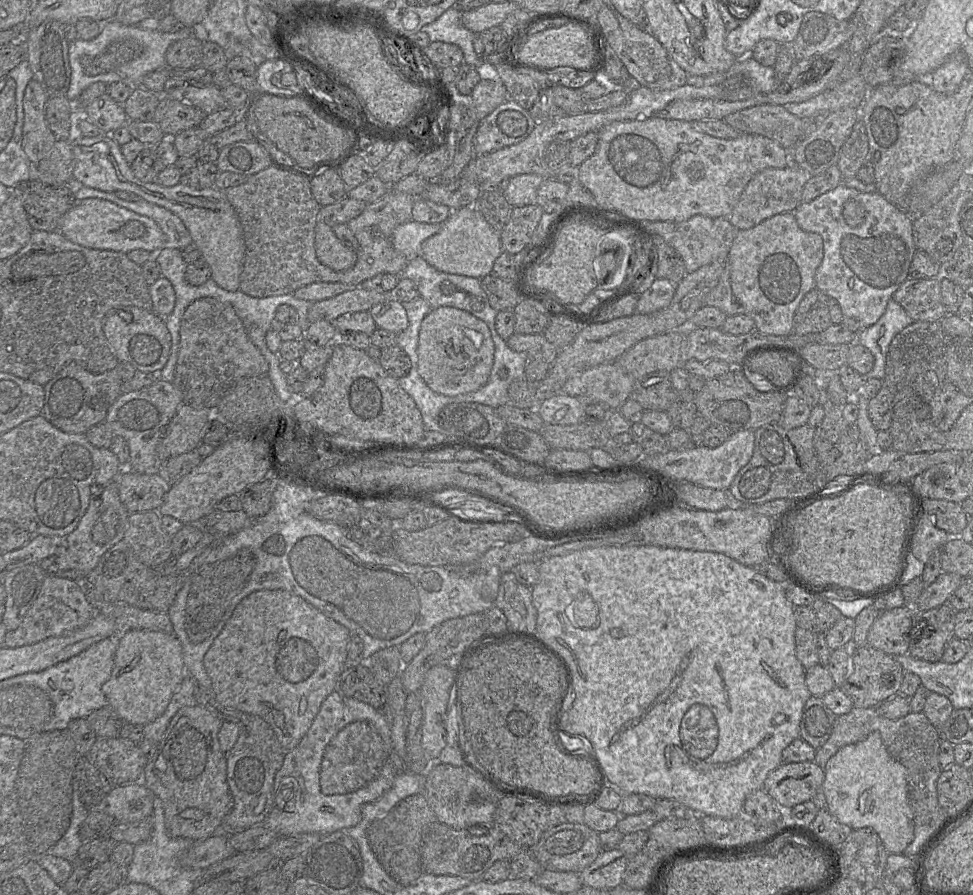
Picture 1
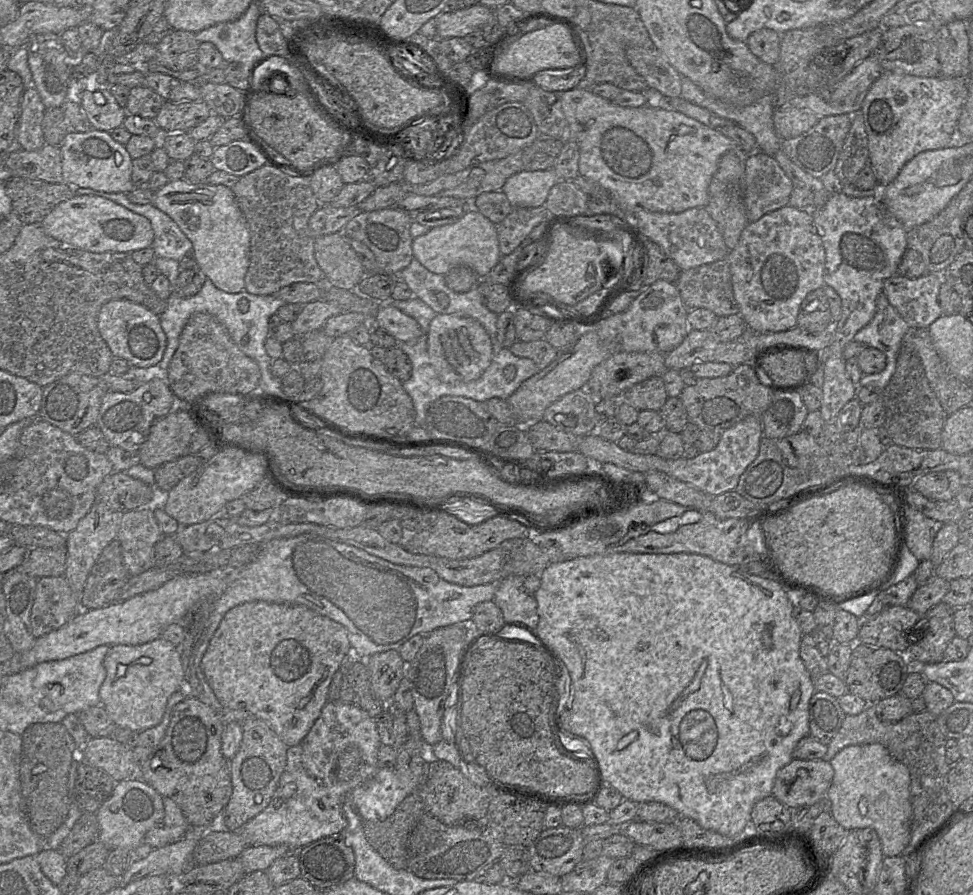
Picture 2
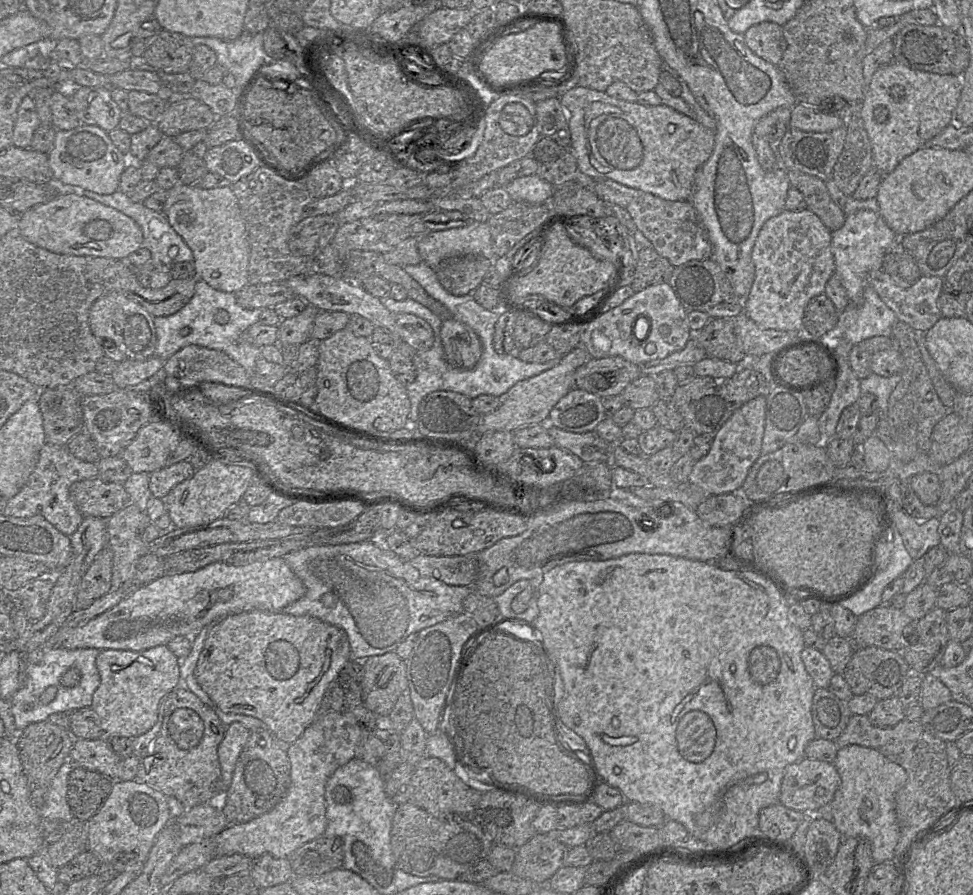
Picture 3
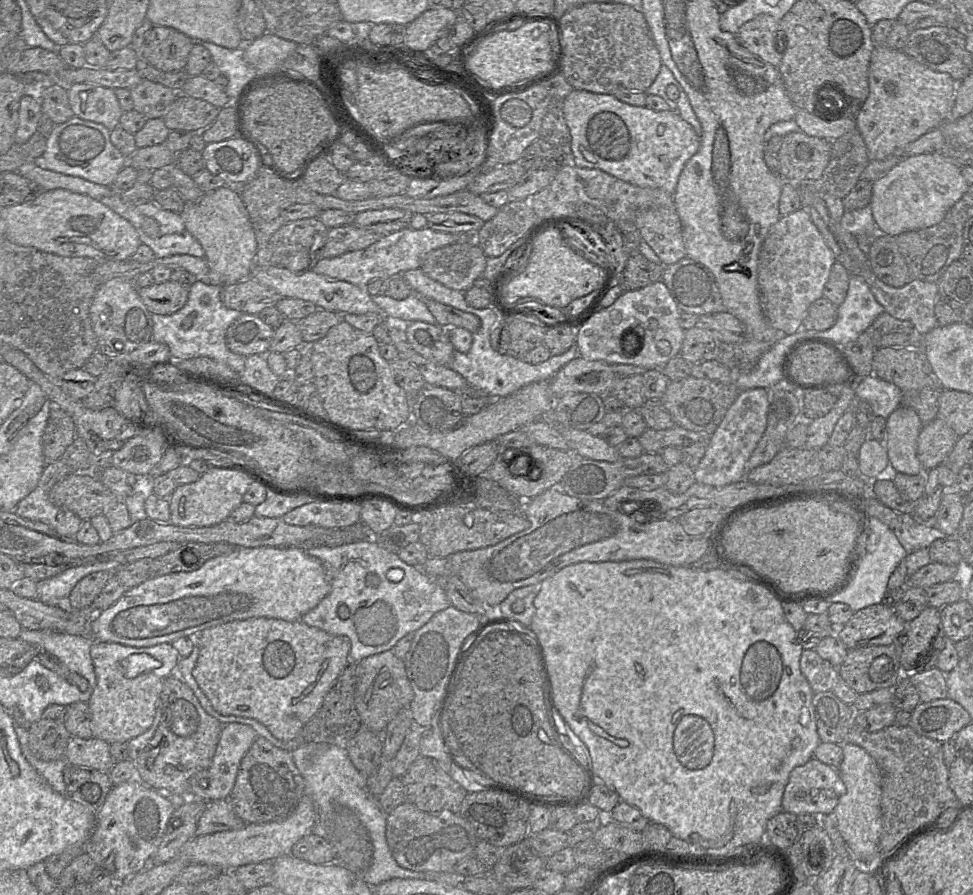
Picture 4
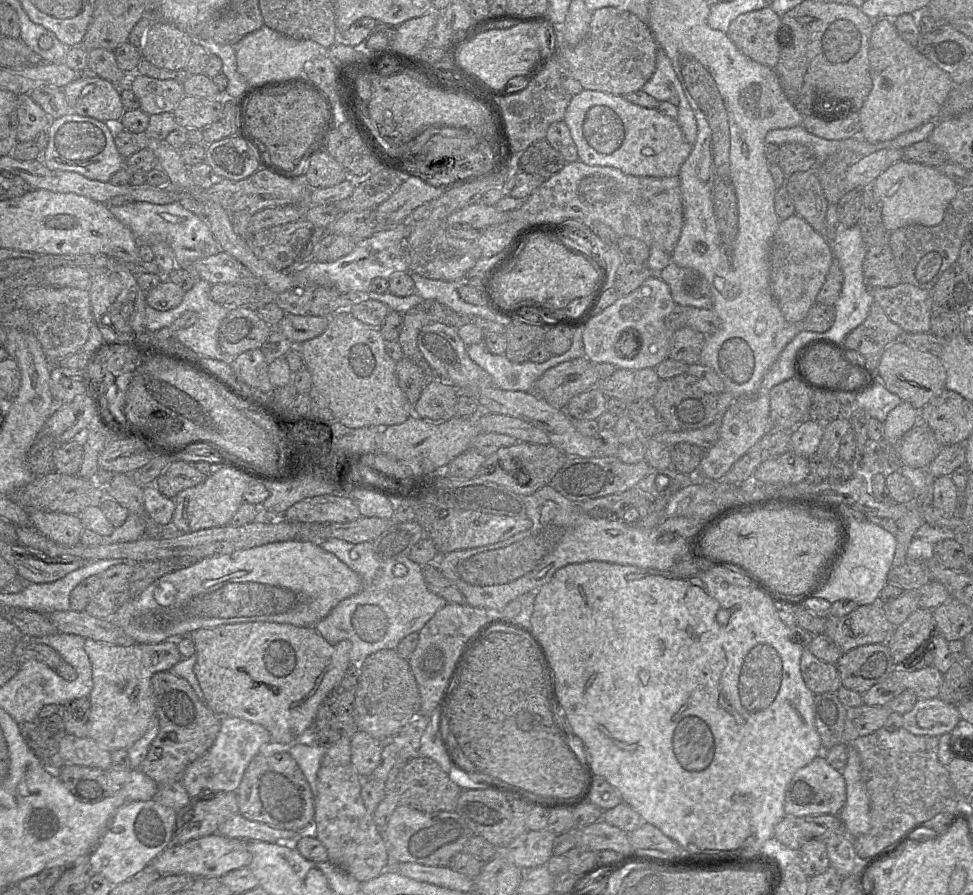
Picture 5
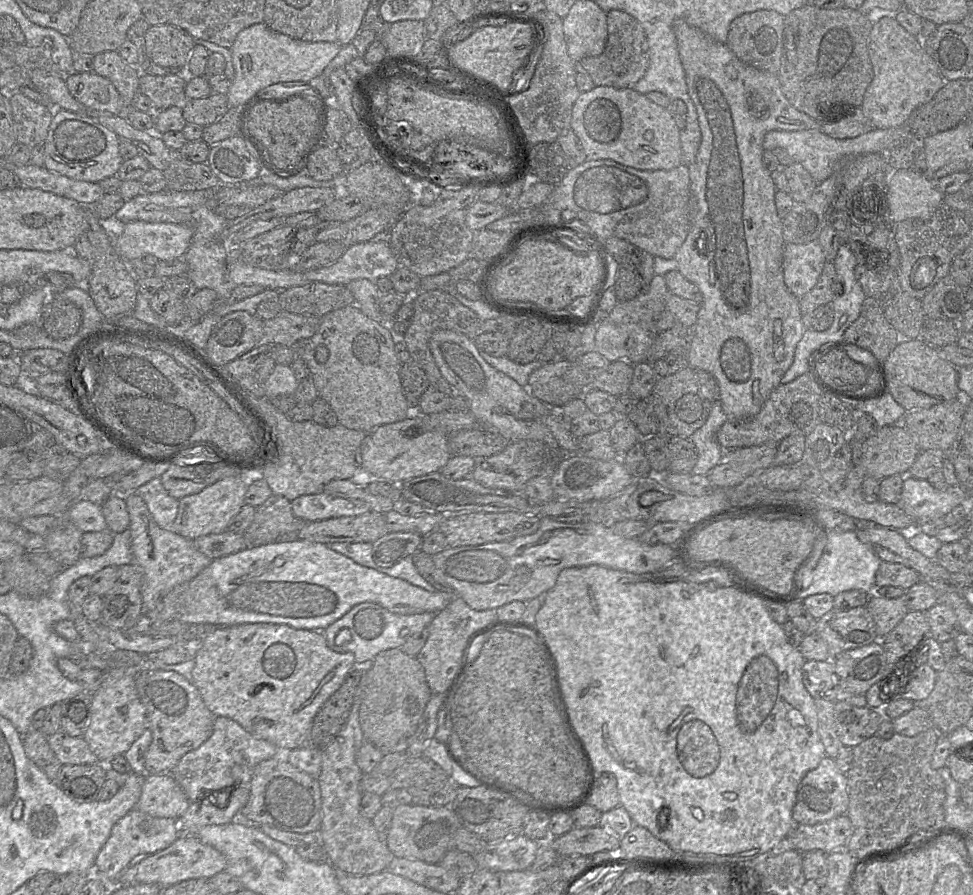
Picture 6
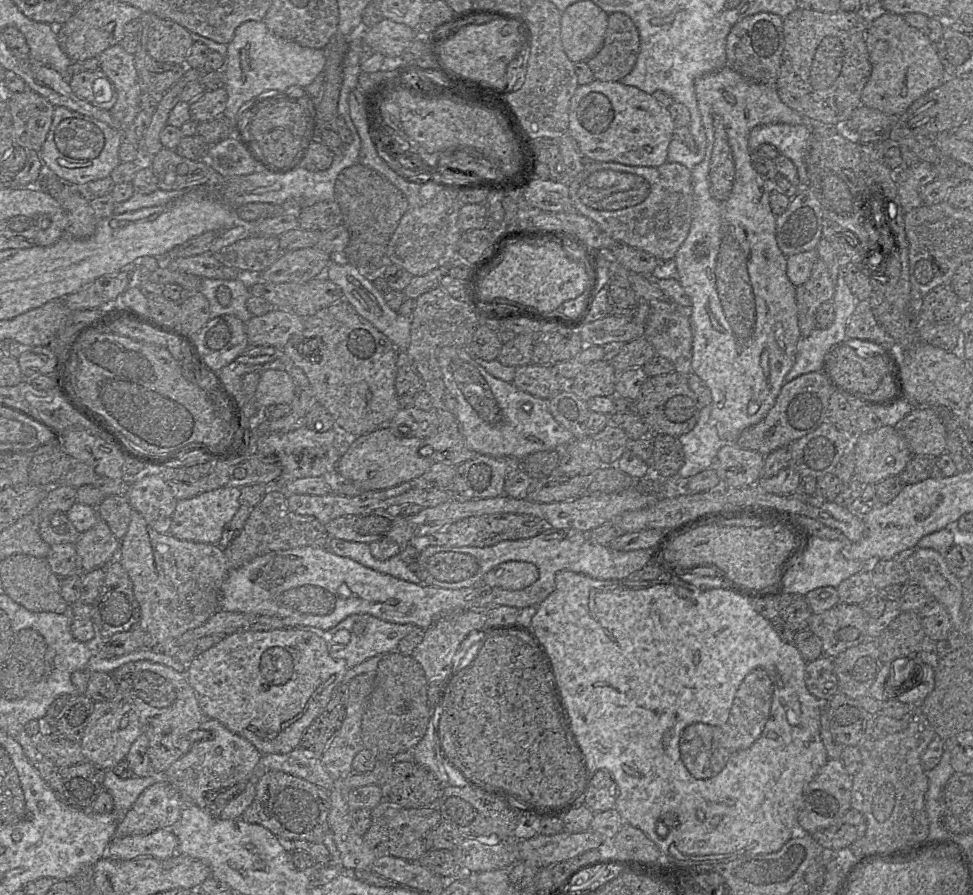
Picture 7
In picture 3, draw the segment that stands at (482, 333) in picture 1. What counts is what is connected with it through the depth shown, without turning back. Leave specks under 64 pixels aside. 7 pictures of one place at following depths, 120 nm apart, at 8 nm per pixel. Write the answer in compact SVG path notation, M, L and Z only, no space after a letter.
M454 318L442 321L440 337L446 362L457 370L473 369L481 355L482 344L476 332Z

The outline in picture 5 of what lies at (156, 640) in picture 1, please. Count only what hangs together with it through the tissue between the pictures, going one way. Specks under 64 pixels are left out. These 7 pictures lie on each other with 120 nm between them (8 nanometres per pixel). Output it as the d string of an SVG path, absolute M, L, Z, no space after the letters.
M86 639L85 651L92 665L93 678L93 689L88 696L91 704L88 737L109 752L127 750L149 730L154 719L151 678L156 673L171 670L182 659L177 641L116 646Z

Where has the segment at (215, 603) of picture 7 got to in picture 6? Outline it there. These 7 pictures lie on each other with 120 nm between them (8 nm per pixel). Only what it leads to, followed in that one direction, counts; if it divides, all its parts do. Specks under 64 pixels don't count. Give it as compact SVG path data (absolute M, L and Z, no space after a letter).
M136 493L124 494L129 515L133 562L143 571L141 595L143 616L155 616L161 597L173 588L187 583L201 573L213 560L199 552L192 540L173 530L161 528L153 519L144 500Z

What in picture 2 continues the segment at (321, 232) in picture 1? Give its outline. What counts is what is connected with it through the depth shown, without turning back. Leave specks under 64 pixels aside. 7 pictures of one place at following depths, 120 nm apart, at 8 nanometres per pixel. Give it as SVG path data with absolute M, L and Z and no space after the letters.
M342 232L315 238L314 256L332 287L355 290L366 275L360 258Z

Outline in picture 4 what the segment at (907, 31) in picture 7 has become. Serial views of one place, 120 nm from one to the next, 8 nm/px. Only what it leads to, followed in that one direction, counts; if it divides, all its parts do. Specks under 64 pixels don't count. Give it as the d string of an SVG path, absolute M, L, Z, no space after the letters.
M883 19L872 26L874 49L869 65L869 94L856 115L856 129L866 144L870 160L884 160L939 127L950 118L957 82L948 74L934 71L906 55L902 50L890 49L885 41L895 21Z

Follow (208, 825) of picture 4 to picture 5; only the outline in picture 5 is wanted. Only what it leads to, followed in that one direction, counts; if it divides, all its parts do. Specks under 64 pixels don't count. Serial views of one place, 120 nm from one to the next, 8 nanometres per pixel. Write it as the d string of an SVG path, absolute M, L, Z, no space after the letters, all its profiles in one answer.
M240 814L222 823L217 832L228 838L276 844L292 844L294 847L295 843L301 838L301 832L276 829L267 824L247 820Z

